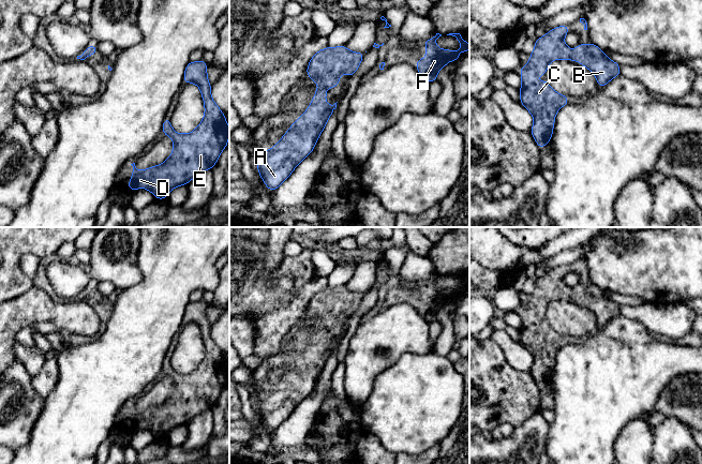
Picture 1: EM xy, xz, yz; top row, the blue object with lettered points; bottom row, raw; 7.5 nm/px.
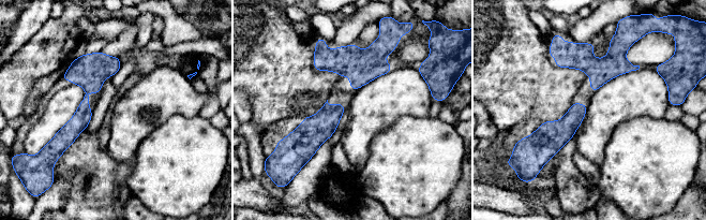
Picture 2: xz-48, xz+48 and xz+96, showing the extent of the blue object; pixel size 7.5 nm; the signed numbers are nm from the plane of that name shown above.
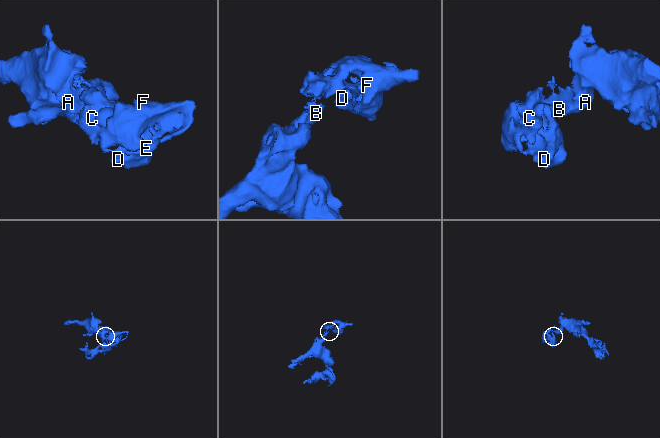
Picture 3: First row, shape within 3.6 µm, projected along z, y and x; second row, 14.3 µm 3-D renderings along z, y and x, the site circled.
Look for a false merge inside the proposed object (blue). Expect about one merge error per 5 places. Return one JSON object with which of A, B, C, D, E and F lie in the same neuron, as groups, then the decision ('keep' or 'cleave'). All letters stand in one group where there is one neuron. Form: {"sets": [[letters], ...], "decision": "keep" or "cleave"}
{"sets": [["A", "B", "C", "D", "E", "F"]], "decision": "keep"}

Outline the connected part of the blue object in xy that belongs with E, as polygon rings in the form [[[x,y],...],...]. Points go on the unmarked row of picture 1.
[[[201,299],[190,301],[185,308],[183,323],[196,324],[205,344],[205,357],[190,374],[177,374],[165,357],[163,374],[174,380],[170,396],[161,405],[146,410],[138,410],[135,403],[129,421],[129,430],[145,428],[151,431],[156,439],[166,439],[167,434],[178,425],[186,425],[195,416],[212,409],[228,384],[229,369],[220,347],[211,338],[211,325],[207,318],[208,304]]]

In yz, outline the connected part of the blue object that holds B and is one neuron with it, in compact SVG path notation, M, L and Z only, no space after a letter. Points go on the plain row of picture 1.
M562 265L537 279L528 299L529 304L521 304L521 345L534 356L534 365L529 373L539 389L552 379L555 355L561 347L569 344L569 338L558 334L548 321L534 321L532 318L535 315L546 315L548 305L555 299L571 299L582 303L595 314L599 328L613 317L622 315L619 304L610 300L603 290L593 283L580 284L572 291L564 283L568 272L568 265Z

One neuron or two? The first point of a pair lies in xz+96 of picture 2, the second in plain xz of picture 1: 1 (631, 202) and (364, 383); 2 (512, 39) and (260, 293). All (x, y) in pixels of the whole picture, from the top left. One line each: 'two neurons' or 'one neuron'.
1: two neurons
2: one neuron

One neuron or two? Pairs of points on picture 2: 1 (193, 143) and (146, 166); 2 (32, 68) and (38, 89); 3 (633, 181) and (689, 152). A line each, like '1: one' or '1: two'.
1: one
2: two
3: one

